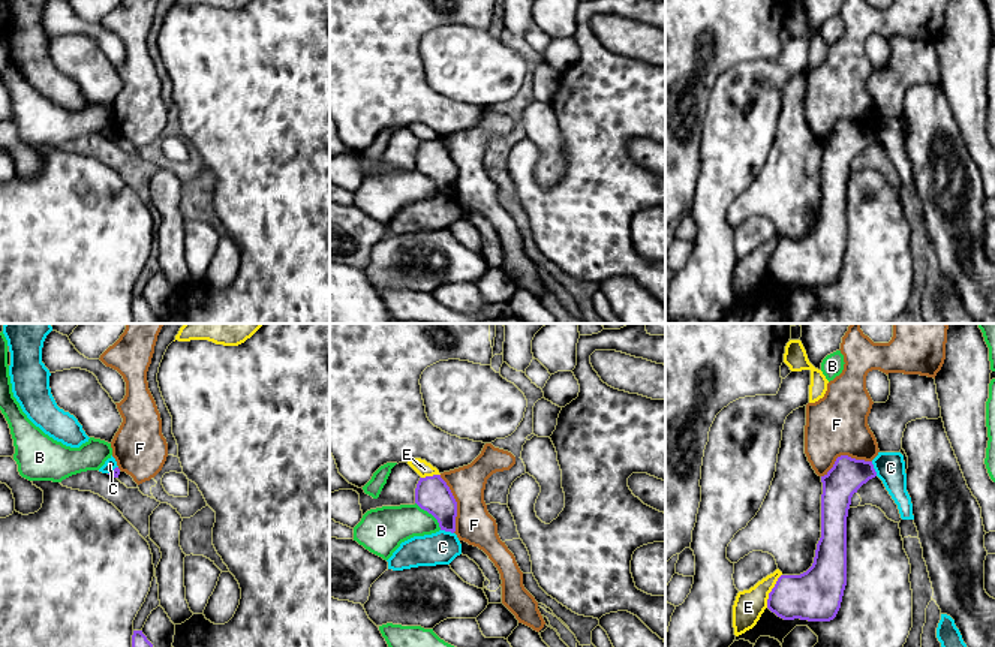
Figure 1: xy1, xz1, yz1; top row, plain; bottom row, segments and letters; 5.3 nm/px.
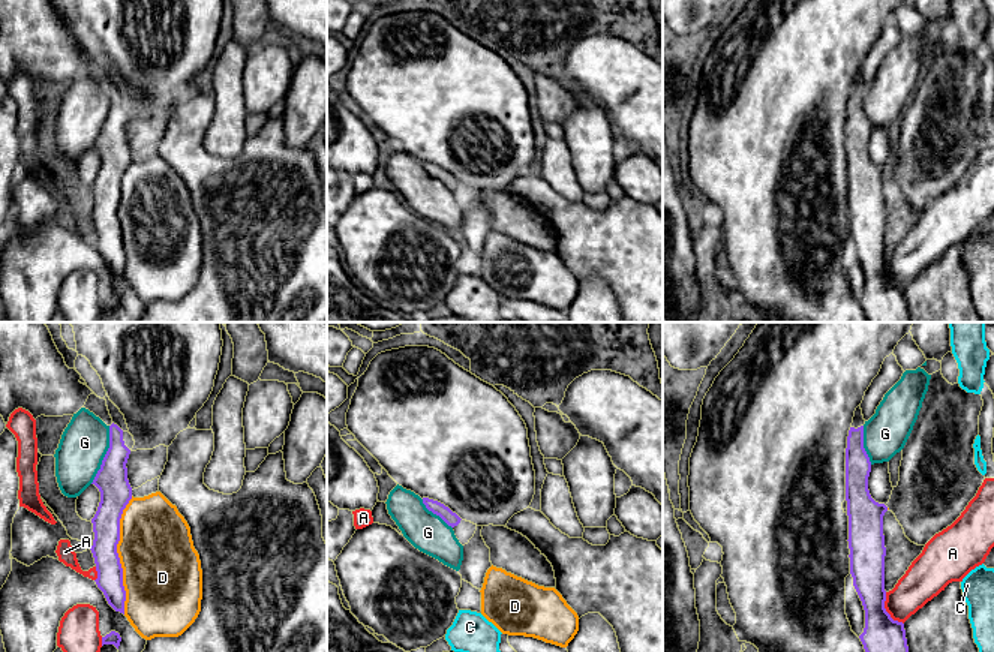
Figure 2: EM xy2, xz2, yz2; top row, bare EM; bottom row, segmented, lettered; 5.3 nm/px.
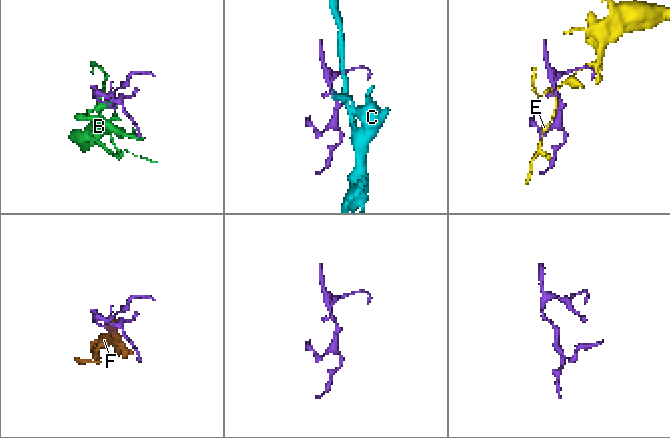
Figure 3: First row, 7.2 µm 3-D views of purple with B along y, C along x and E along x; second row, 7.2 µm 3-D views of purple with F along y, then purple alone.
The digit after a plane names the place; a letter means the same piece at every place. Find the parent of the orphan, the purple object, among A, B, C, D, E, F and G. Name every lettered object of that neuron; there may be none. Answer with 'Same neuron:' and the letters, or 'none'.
Same neuron: none

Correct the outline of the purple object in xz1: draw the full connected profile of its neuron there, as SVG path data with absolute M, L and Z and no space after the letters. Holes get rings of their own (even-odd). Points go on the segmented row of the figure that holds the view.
M441 475L420 478L415 503L438 520L441 530L456 532L457 502Z

